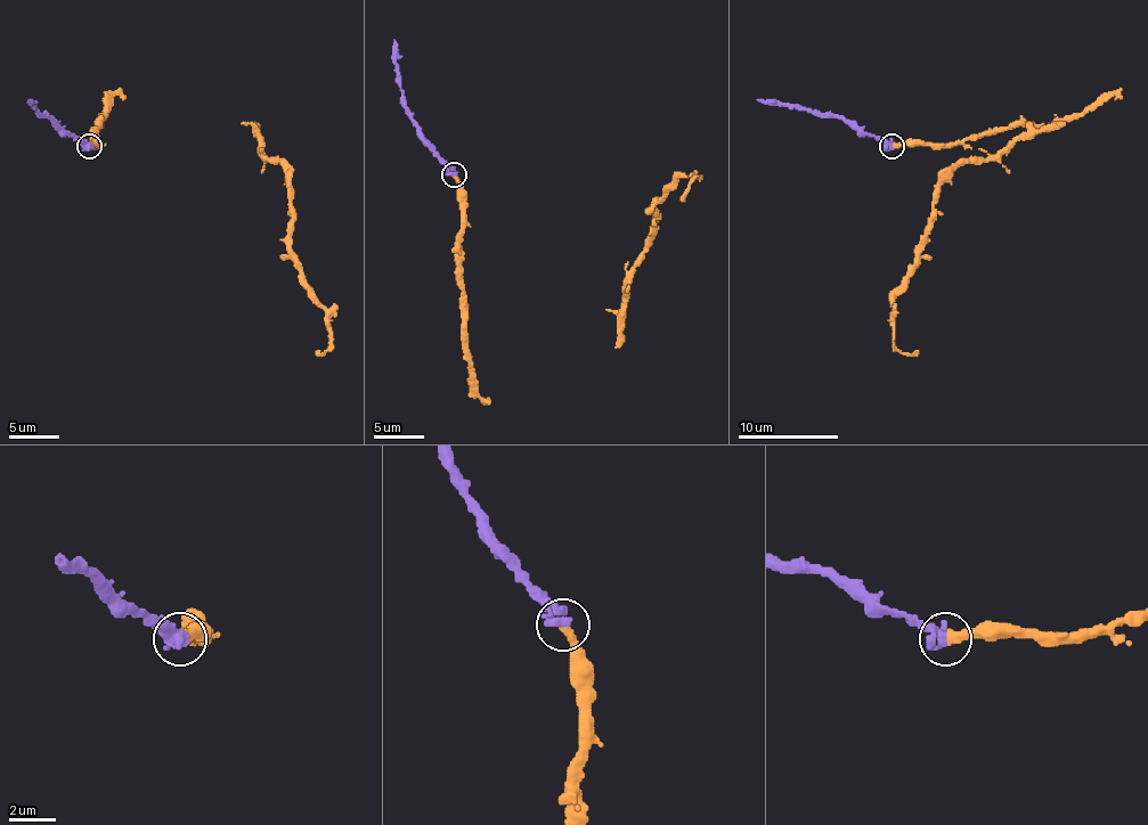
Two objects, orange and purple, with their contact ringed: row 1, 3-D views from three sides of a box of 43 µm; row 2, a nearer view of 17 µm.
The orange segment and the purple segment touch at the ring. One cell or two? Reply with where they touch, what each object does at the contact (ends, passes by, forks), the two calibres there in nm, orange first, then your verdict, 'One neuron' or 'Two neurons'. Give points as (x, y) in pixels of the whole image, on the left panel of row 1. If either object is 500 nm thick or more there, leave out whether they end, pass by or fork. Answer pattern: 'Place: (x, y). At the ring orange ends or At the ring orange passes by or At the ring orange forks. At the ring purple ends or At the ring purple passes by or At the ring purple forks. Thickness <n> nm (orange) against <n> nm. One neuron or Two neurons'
Place: (89, 146). At the ring orange ends. At the ring purple passes by. Thickness 400 nm (orange) against 440 nm. One neuron

